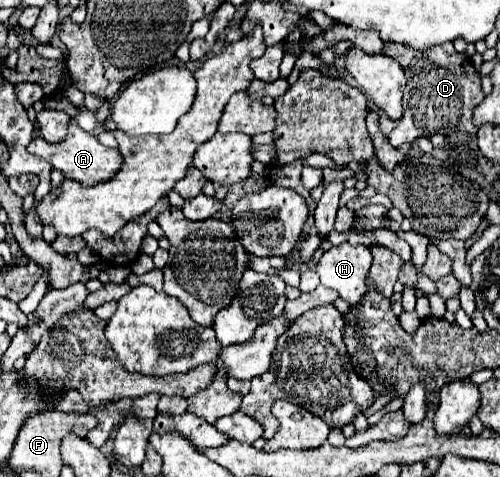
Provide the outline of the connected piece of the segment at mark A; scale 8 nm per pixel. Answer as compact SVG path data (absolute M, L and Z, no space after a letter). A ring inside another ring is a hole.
M70 120L70 126L68 126L68 136L58 142L58 144L50 144L42 138L36 138L28 144L28 152L40 156L42 160L50 162L52 168L60 170L66 178L72 178L72 180L78 180L86 186L94 186L94 184L100 184L100 182L108 182L120 168L122 168L122 156L118 150L112 150L112 148L106 148L98 142L98 138L90 132L84 132L76 120Z

